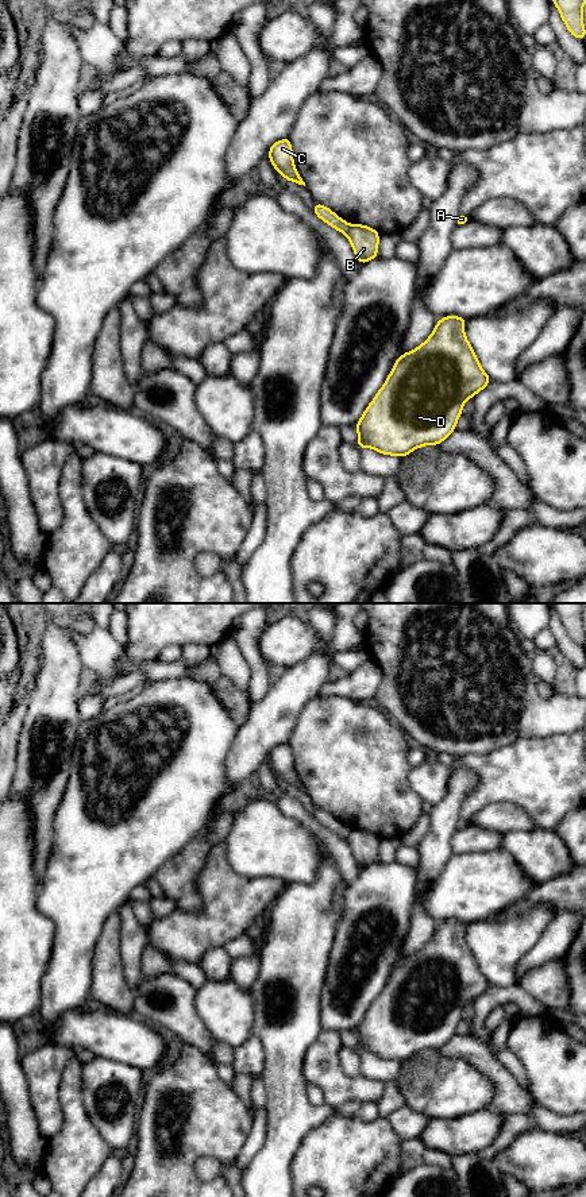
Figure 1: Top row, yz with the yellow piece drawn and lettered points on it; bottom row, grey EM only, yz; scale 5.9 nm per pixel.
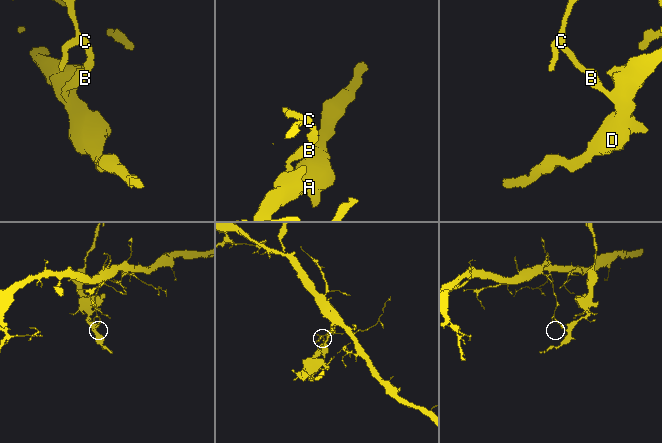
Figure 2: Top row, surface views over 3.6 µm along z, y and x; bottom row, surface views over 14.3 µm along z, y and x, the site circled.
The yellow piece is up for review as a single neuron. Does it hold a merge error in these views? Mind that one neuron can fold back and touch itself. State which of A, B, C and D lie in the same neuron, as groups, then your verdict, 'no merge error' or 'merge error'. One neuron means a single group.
groups A B D / C; merge error

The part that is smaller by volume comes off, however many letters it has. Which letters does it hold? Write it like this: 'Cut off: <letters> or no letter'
Cut off: A, B, D

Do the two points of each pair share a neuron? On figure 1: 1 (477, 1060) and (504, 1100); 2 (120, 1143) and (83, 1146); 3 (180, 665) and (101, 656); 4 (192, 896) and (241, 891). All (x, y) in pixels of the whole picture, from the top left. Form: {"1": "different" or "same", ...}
{"1": "same", "2": "different", "3": "same", "4": "different"}

